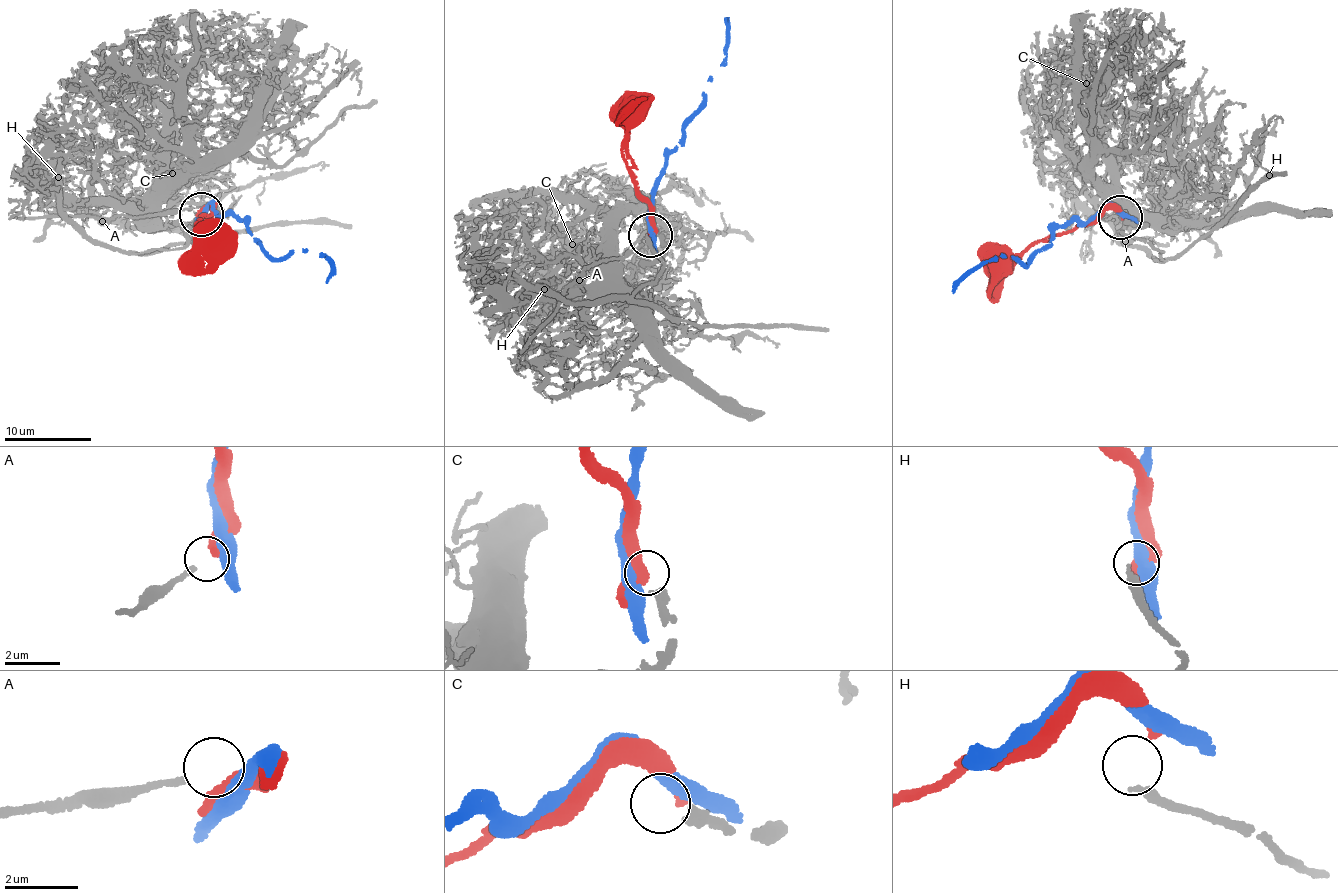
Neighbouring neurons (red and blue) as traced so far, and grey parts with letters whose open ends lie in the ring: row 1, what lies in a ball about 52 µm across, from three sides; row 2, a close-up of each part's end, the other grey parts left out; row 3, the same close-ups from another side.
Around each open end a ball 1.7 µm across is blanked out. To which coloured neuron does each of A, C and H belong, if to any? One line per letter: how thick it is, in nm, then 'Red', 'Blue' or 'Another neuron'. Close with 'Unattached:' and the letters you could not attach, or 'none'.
A: Thickness 160 nm. Another neuron
C: Thickness 320 nm. Another neuron
H: Thickness 200 nm. Another neuron
Unattached: A, C, H

